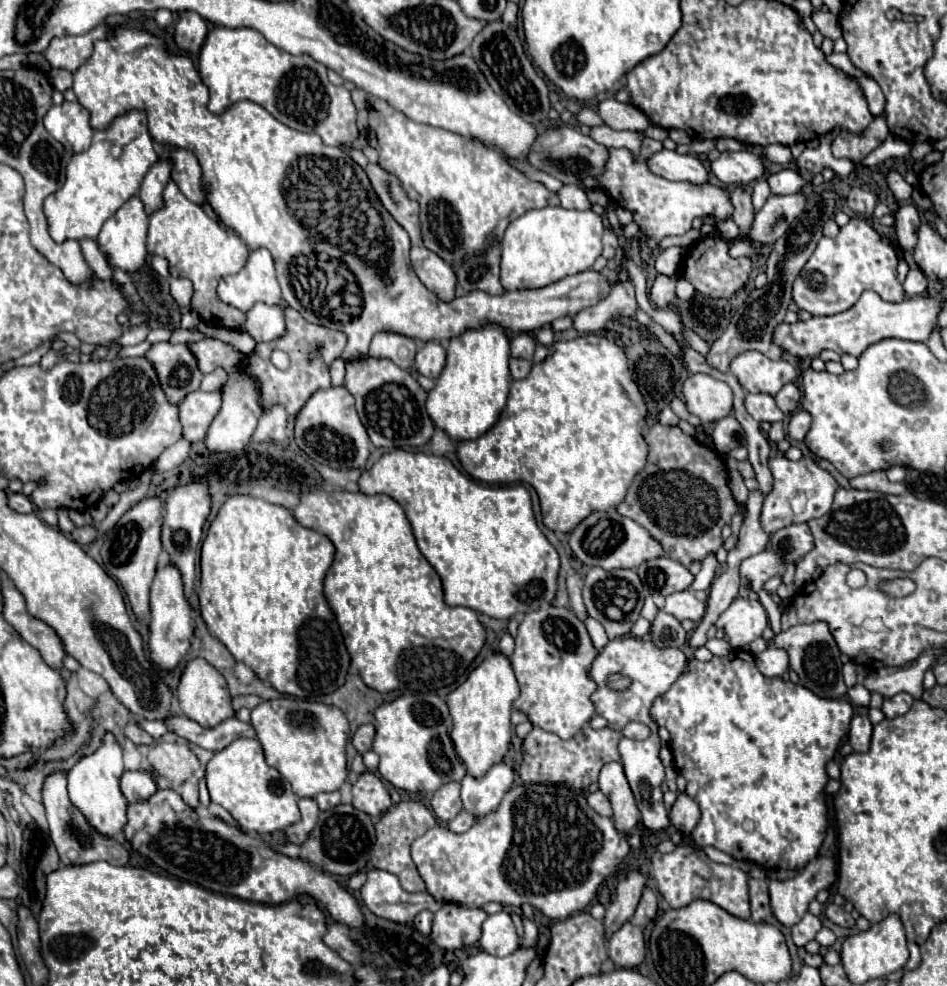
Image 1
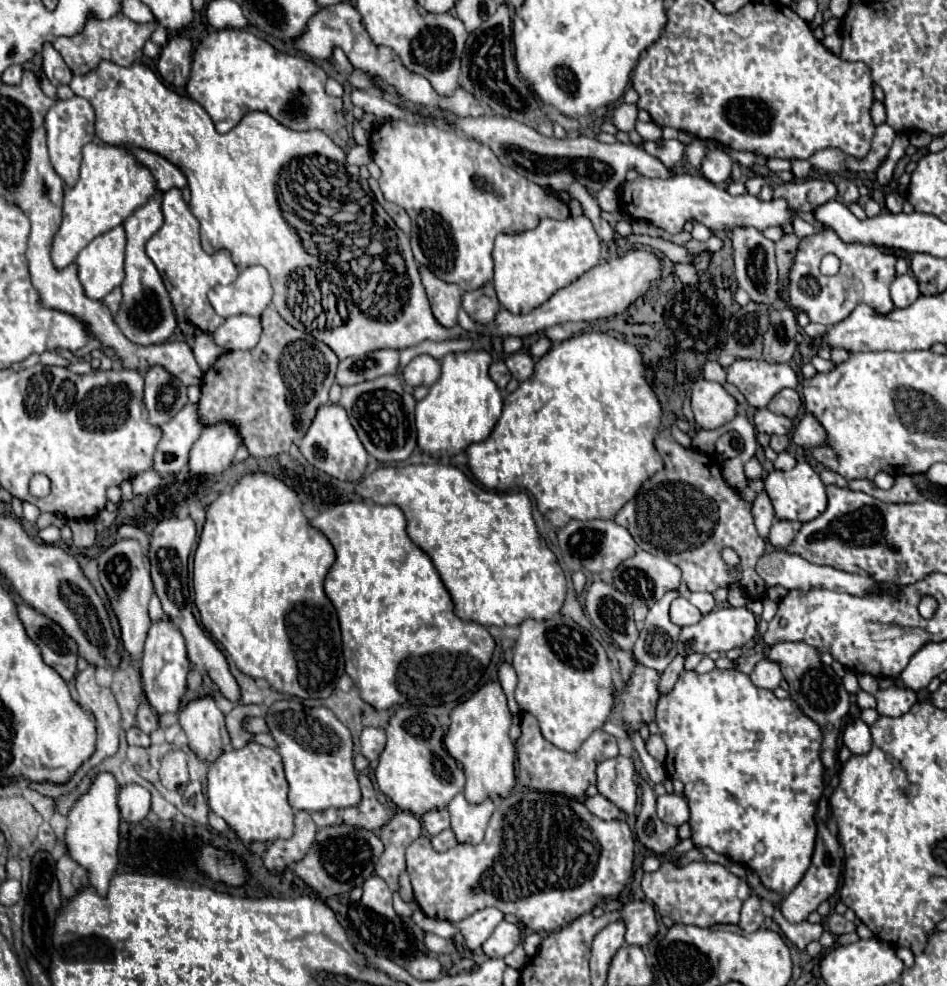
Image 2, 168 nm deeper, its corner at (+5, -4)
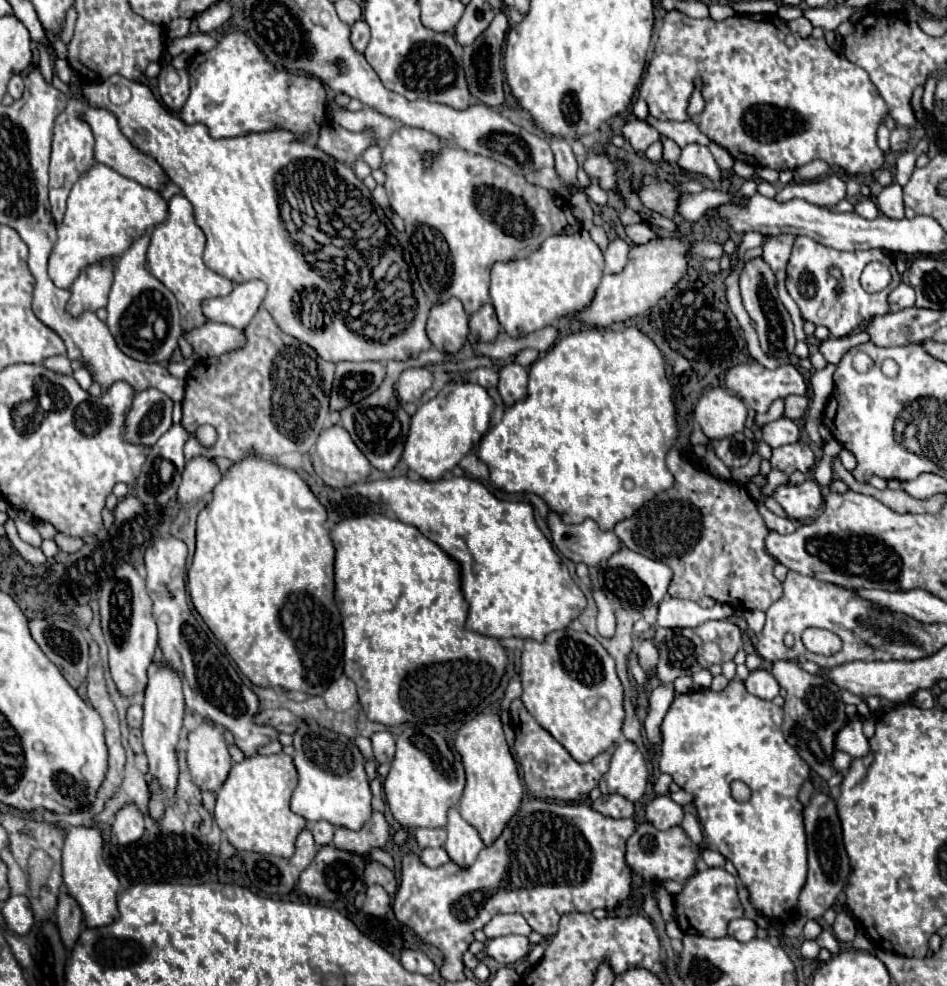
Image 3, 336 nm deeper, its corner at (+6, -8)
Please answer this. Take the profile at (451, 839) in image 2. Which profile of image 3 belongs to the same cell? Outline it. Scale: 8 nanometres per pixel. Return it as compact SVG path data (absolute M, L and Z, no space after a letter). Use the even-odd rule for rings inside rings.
M425 848L421 852L421 860L423 860L423 864L435 868L435 866L441 866L441 864L449 862L449 854L447 854L445 848Z

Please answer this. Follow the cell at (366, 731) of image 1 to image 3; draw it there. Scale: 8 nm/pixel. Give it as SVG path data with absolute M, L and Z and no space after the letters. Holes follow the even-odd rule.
M377 732L371 736L373 754L375 754L377 762L391 762L393 760L393 752L395 752L393 740L395 738L389 732Z

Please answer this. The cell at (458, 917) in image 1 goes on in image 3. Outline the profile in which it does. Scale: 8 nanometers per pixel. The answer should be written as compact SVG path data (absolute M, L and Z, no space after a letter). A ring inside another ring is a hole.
M497 914L483 926L483 932L485 932L487 938L497 938L497 936L503 936L503 934L523 934L523 936L527 936L531 932L531 928L521 914Z

